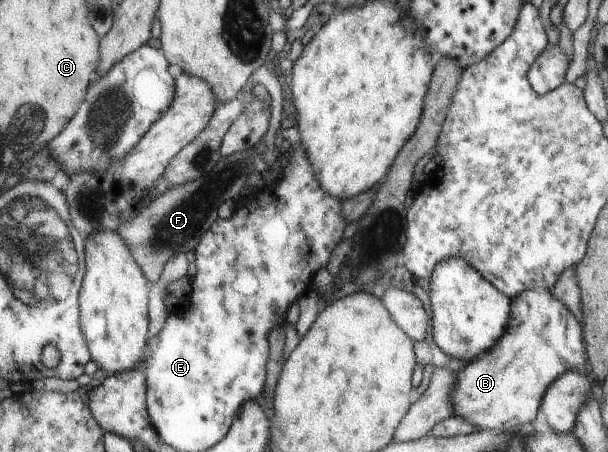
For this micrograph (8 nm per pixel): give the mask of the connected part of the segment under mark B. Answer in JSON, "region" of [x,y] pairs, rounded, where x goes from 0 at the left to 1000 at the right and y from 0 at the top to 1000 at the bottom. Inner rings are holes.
{"region":[[[877,637],[857,644],[842,659],[839,704],[829,739],[801,774],[801,785],[771,796],[765,812],[748,823],[752,838],[738,869],[743,918],[775,936],[778,945],[788,945],[788,951],[826,956],[845,949],[880,927],[896,863],[913,838],[936,821],[962,825],[962,799],[967,794],[959,754],[959,719],[942,692],[916,657],[910,657],[905,642]]]}

